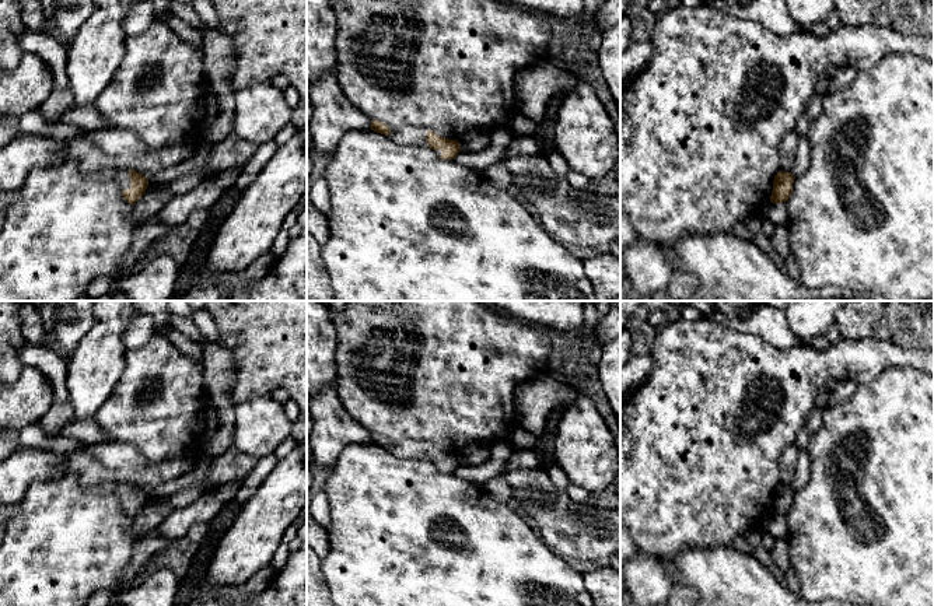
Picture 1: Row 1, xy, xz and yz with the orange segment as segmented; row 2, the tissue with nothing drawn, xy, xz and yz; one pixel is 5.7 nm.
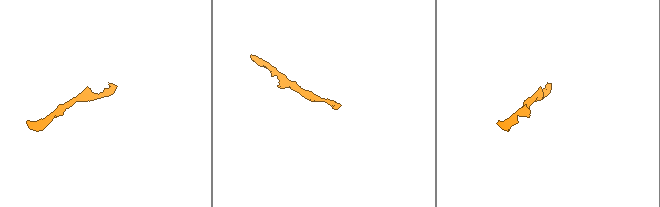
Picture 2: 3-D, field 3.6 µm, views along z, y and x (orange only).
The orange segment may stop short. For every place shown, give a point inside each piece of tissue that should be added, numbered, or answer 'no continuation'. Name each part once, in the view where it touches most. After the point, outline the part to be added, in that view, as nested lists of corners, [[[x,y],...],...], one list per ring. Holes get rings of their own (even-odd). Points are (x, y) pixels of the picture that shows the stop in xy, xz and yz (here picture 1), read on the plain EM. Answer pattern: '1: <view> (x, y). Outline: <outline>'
1: xy (122, 489). Outline: [[[118,483],[115,491],[116,491],[116,495],[119,497],[122,504],[130,502],[129,483]]]

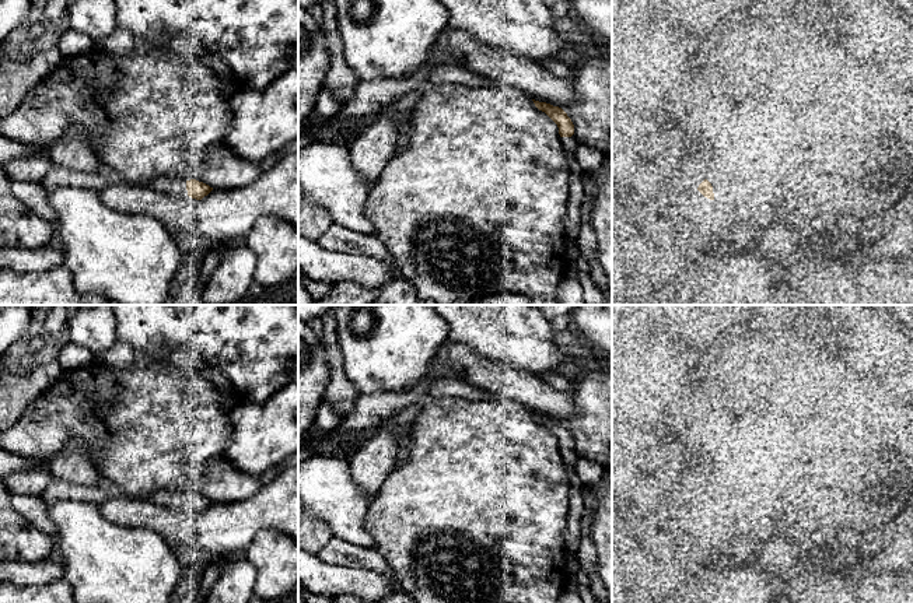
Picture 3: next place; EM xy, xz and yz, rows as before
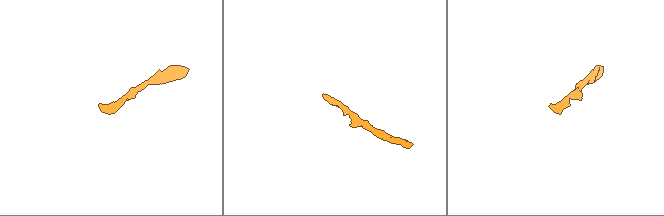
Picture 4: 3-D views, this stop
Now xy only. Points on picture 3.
1: xy (175, 500). Outline: [[[157,490],[151,494],[151,501],[172,509],[186,509],[186,494],[181,491]]]

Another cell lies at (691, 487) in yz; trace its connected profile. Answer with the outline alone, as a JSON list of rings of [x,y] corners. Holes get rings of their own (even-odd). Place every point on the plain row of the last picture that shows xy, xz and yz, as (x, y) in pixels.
[[[685,438],[668,439],[682,460],[682,474],[678,484],[665,495],[665,501],[675,508],[686,502],[697,502],[704,494],[704,483],[697,462],[689,451]]]

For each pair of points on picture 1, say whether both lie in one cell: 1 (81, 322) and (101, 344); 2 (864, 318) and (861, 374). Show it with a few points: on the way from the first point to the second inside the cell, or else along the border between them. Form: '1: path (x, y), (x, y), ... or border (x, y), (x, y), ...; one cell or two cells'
1: border (94, 315), (91, 328), (79, 342), (70, 357); two cells
2: border (842, 336), (850, 340), (877, 339), (895, 343); two cells

